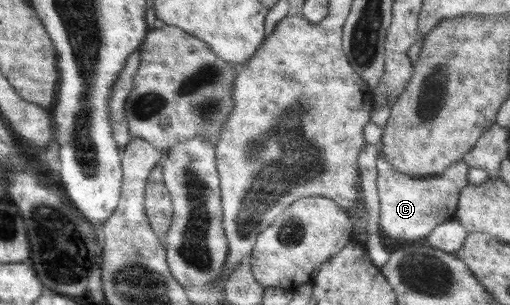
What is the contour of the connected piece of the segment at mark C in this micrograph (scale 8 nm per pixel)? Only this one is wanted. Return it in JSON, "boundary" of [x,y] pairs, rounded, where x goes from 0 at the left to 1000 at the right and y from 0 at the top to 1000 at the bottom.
{"boundary":[[[743,498],[741,525],[737,525],[737,557],[741,561],[737,603],[745,662],[743,744],[747,748],[749,767],[769,777],[771,784],[816,790],[843,774],[859,734],[888,721],[904,623],[912,610],[918,610],[920,600],[920,554],[922,548],[906,525],[875,551],[875,564],[869,570],[859,570],[859,577],[851,580],[824,580],[814,587],[812,580],[796,577],[796,570],[780,564],[780,557],[773,557],[773,544],[757,525],[757,511],[753,511],[749,498]]]}

